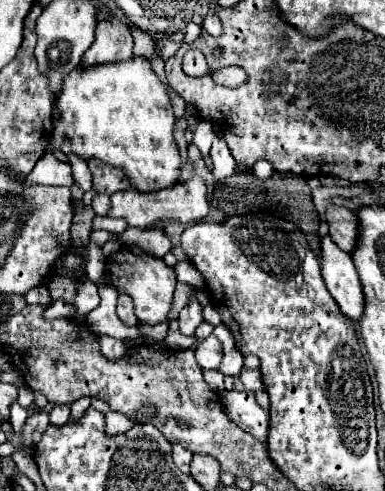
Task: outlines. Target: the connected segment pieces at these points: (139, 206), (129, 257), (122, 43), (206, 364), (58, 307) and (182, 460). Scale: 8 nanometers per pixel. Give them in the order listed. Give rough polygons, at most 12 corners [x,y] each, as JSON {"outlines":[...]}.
{"outlines":[[[193,175],[165,191],[119,191],[109,217],[129,227],[209,215],[207,185]],[[119,251],[107,279],[133,297],[141,323],[167,321],[175,273],[163,259]],[[99,21],[83,67],[133,57],[131,27]],[[215,335],[197,345],[197,363],[203,369],[219,369],[221,341]],[[53,301],[45,311],[47,319],[73,317],[75,305]],[[173,445],[173,461],[189,475],[193,453],[183,445]]]}

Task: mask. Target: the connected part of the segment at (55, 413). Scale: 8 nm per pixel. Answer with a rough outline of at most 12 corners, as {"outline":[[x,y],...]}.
{"outline":[[69,405],[53,407],[49,421],[61,427],[69,421]]}

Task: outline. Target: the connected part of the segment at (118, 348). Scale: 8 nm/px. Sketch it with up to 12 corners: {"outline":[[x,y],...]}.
{"outline":[[99,337],[107,359],[121,359],[125,343],[113,337]]}

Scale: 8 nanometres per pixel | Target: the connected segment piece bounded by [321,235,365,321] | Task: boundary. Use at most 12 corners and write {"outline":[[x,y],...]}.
{"outline":[[329,235],[321,271],[341,313],[361,319],[365,299],[353,259]]}

